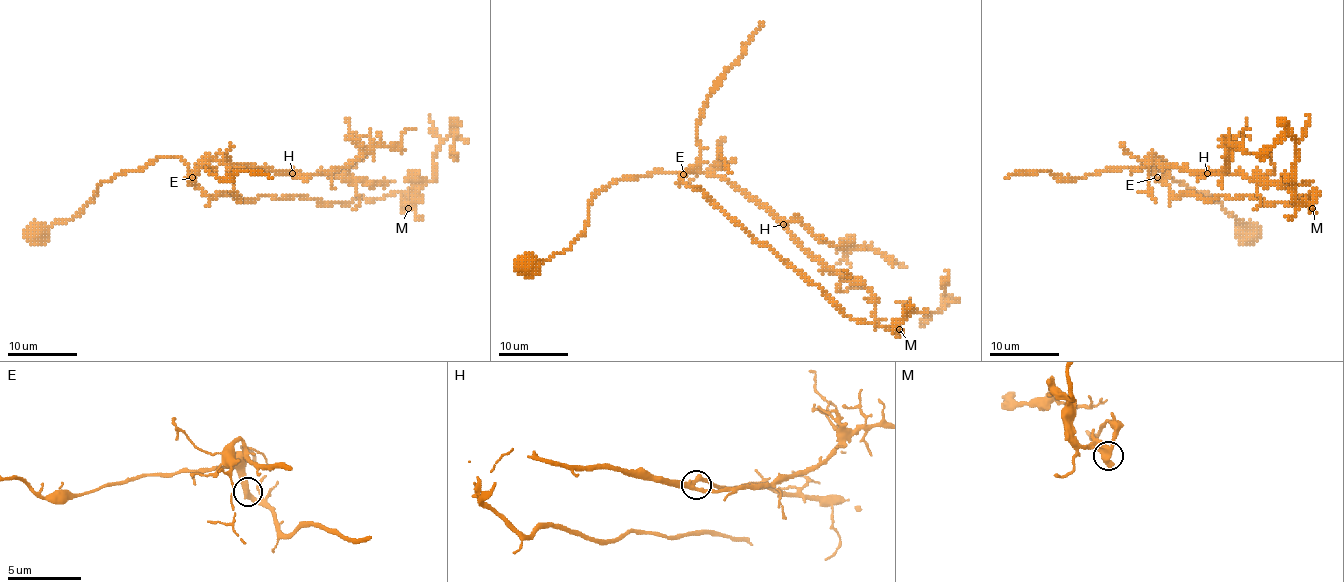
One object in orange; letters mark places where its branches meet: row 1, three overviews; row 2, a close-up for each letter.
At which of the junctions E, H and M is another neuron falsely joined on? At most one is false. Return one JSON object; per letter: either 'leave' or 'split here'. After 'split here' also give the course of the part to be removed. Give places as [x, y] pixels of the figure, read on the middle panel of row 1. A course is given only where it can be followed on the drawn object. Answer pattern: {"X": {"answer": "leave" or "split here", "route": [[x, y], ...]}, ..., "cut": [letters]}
{"E": {"answer": "leave"}, "H": {"answer": "leave"}, "M": {"answer": "leave"}, "cut": []}

